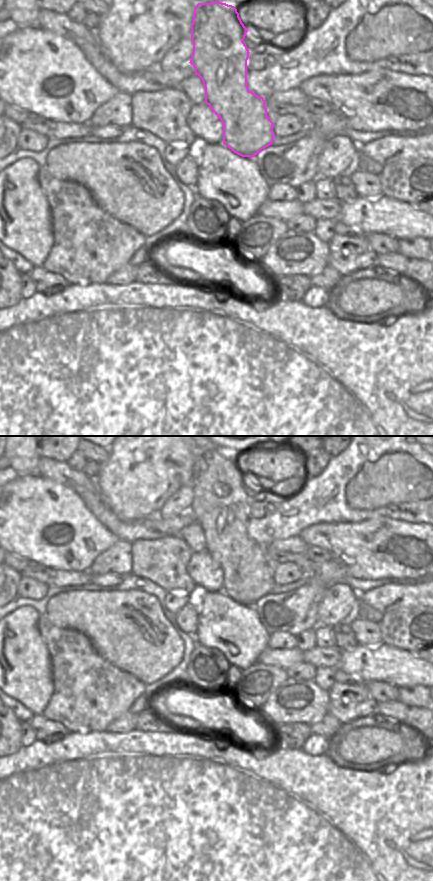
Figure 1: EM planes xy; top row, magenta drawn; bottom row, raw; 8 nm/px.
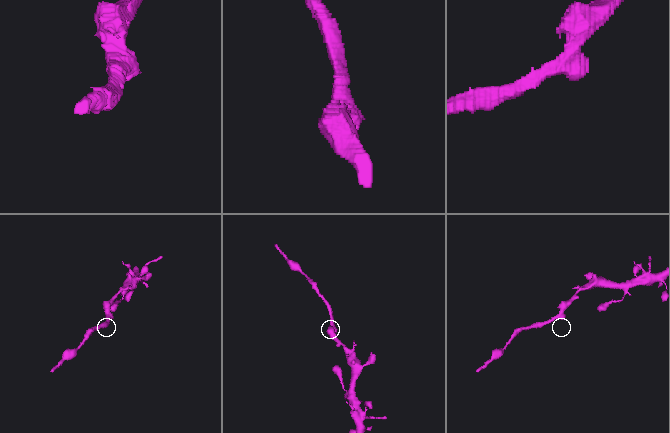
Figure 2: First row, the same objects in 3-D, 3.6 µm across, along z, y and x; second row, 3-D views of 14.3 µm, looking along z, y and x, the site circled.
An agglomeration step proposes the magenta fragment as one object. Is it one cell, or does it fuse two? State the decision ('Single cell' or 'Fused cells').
Fused cells

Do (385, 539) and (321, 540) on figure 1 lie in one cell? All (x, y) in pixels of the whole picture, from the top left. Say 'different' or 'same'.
same

